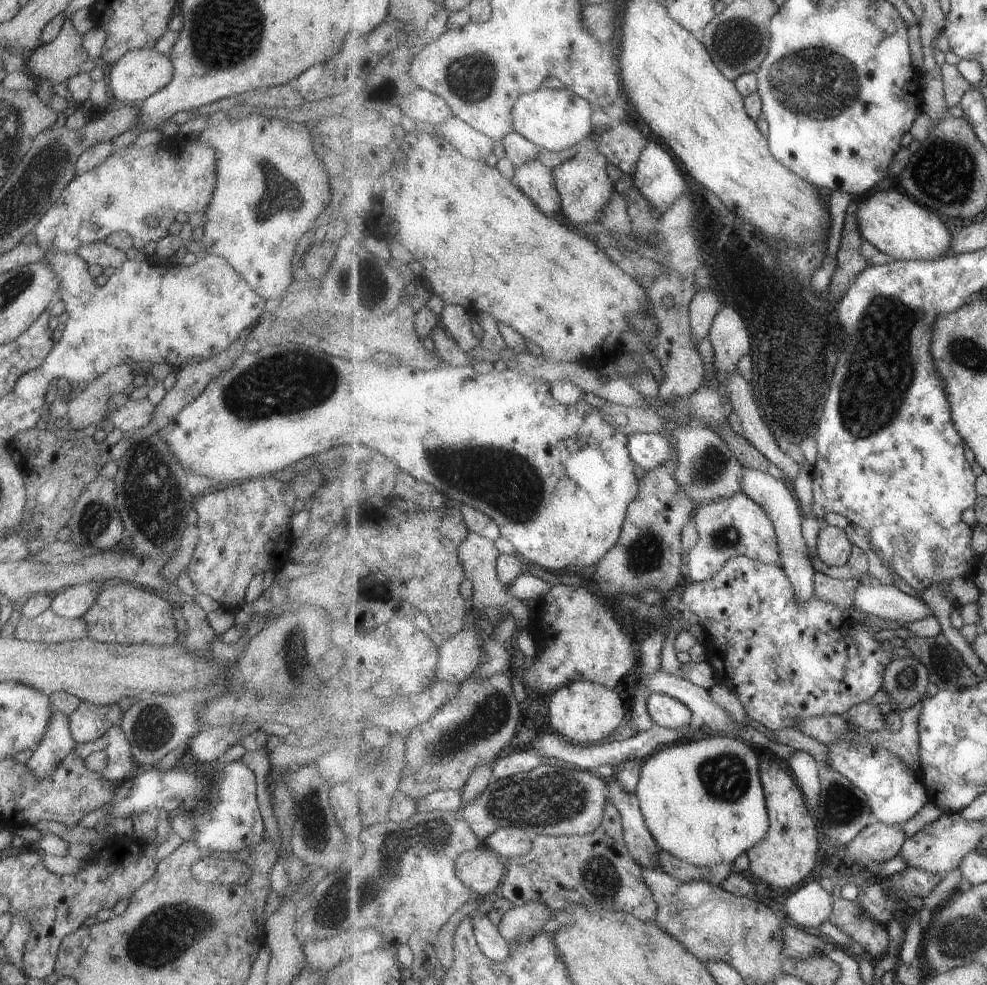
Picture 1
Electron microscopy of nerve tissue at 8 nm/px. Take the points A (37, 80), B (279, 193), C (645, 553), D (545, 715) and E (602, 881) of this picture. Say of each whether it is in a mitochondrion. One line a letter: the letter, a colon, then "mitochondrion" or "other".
A: other
B: mitochondrion
C: mitochondrion
D: other
E: mitochondrion

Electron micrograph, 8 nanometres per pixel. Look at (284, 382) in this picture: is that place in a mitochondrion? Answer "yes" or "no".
yes

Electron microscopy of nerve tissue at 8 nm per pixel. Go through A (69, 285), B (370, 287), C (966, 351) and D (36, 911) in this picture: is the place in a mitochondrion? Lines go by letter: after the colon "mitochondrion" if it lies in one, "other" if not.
A: other
B: mitochondrion
C: mitochondrion
D: mitochondrion

